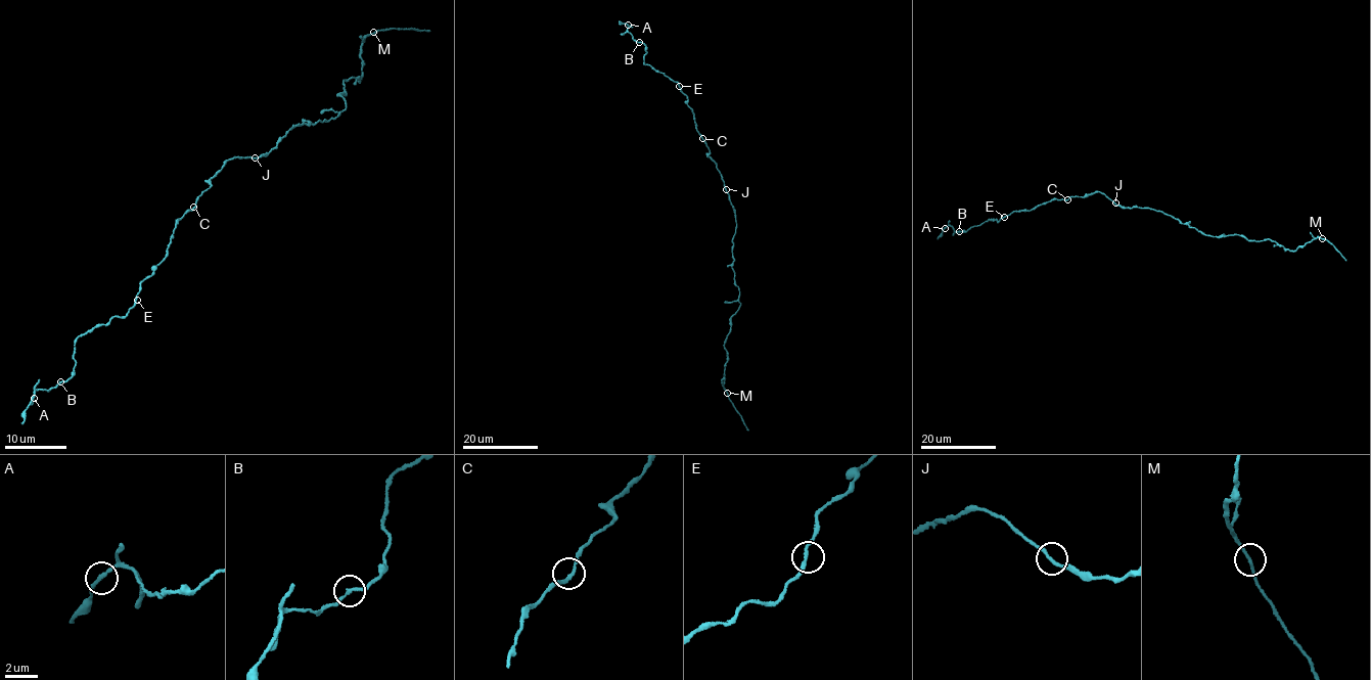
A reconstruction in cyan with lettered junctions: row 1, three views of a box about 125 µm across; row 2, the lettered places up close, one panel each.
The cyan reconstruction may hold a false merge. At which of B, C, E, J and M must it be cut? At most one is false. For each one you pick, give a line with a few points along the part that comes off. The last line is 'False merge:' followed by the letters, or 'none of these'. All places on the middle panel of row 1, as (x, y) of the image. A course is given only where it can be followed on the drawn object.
False merge: none of these

